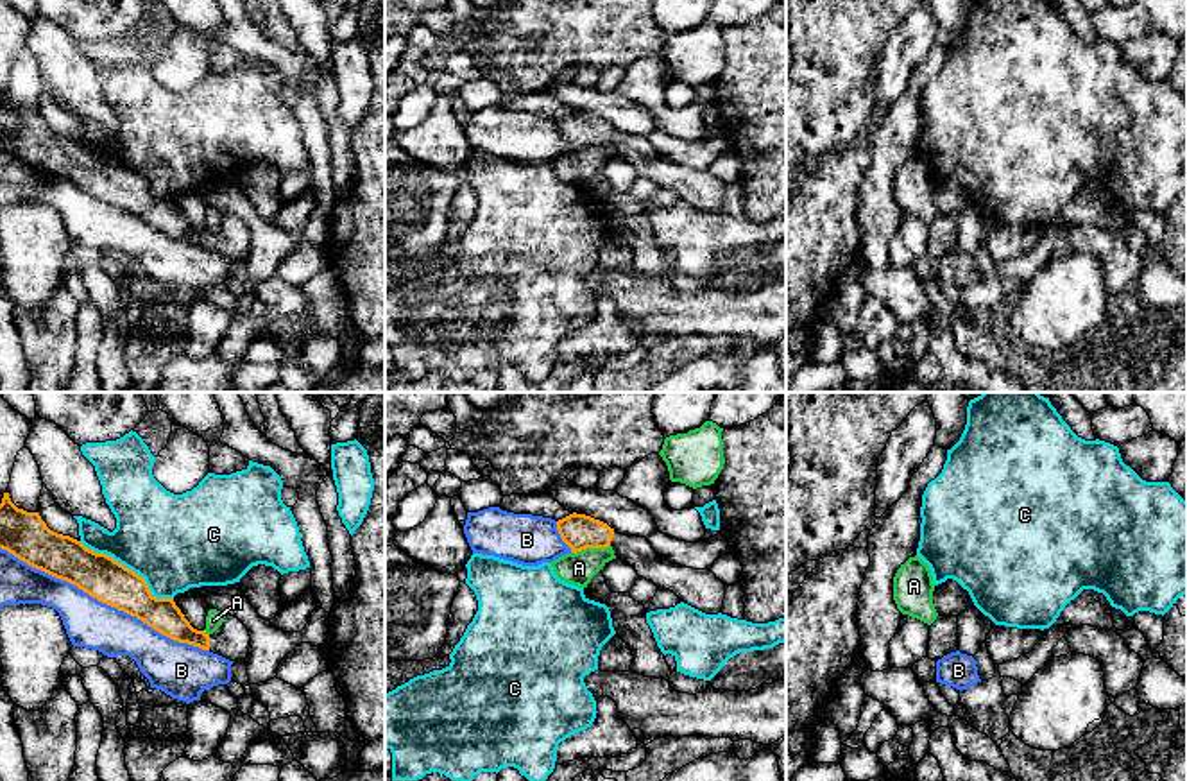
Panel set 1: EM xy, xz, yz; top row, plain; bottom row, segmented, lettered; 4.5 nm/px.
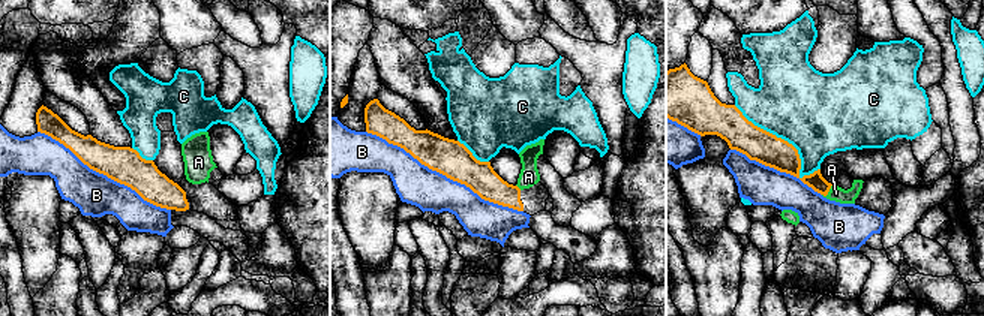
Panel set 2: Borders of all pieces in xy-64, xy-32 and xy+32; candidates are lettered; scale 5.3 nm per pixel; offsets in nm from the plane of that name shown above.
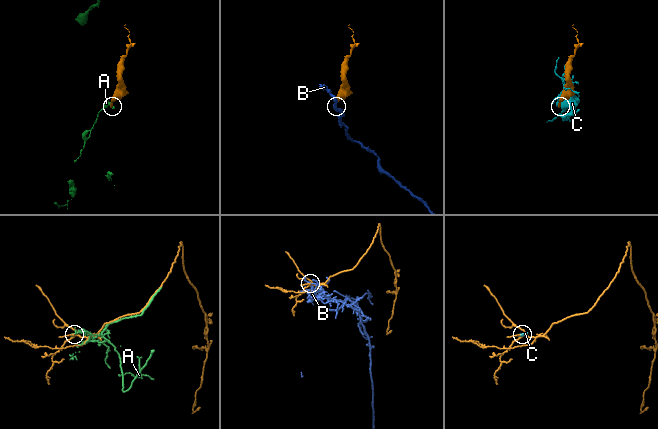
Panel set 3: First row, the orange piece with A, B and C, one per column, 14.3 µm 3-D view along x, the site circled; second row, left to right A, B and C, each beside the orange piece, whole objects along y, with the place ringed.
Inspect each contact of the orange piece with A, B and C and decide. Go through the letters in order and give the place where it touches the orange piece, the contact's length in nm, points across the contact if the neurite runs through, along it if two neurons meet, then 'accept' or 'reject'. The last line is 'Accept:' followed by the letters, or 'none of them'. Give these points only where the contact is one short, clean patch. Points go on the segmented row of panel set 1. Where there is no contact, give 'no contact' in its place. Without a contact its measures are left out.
A: meets orange in xz at (589, 547); contact 180 nm long; border along xz (609, 545), (572, 552); reject
B: meets orange in xy at (104, 602); contact 1050 nm long; reject
C: meets orange in xy at (128, 568); contact 500 nm long; reject
Accept: none of them

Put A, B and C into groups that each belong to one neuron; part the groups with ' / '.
A / B / C

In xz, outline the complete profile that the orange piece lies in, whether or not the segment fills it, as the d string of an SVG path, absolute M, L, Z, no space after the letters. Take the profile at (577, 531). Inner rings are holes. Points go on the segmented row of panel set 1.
M573 512L559 519L557 530L573 554L611 546L616 559L628 562L639 577L659 589L673 591L680 602L705 614L722 613L725 584L711 570L673 564L659 557L646 537L618 534L607 523L585 514Z

